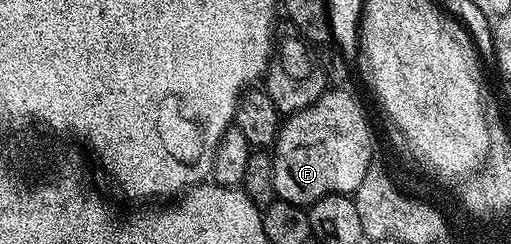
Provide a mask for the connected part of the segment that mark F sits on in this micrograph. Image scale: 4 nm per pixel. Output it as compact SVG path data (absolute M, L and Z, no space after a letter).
M329 88L314 104L281 124L270 153L279 200L307 207L331 193L355 194L374 157L368 117L348 92L347 88Z

